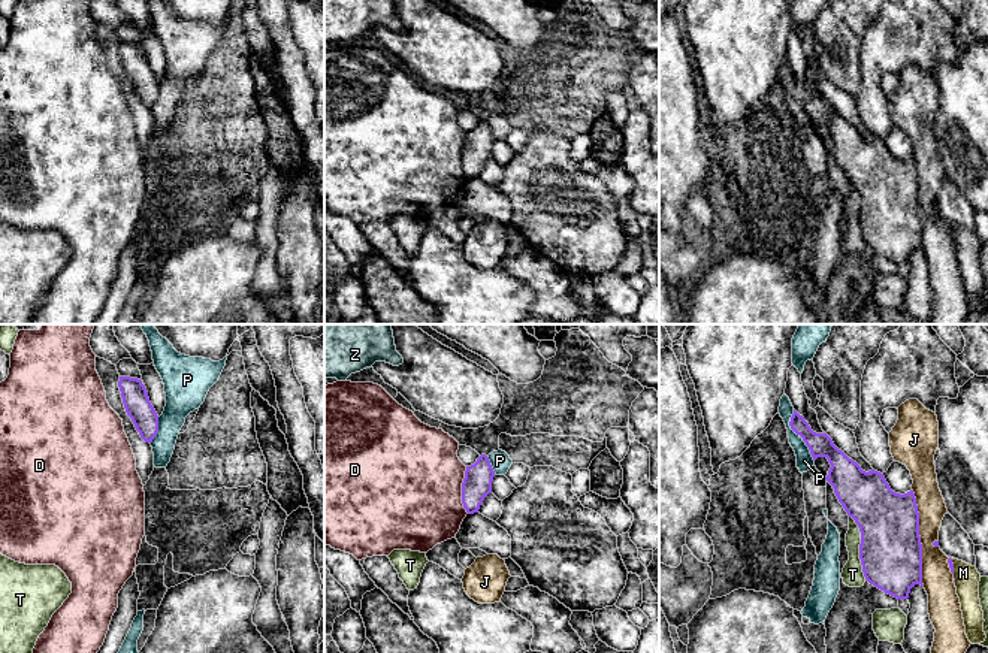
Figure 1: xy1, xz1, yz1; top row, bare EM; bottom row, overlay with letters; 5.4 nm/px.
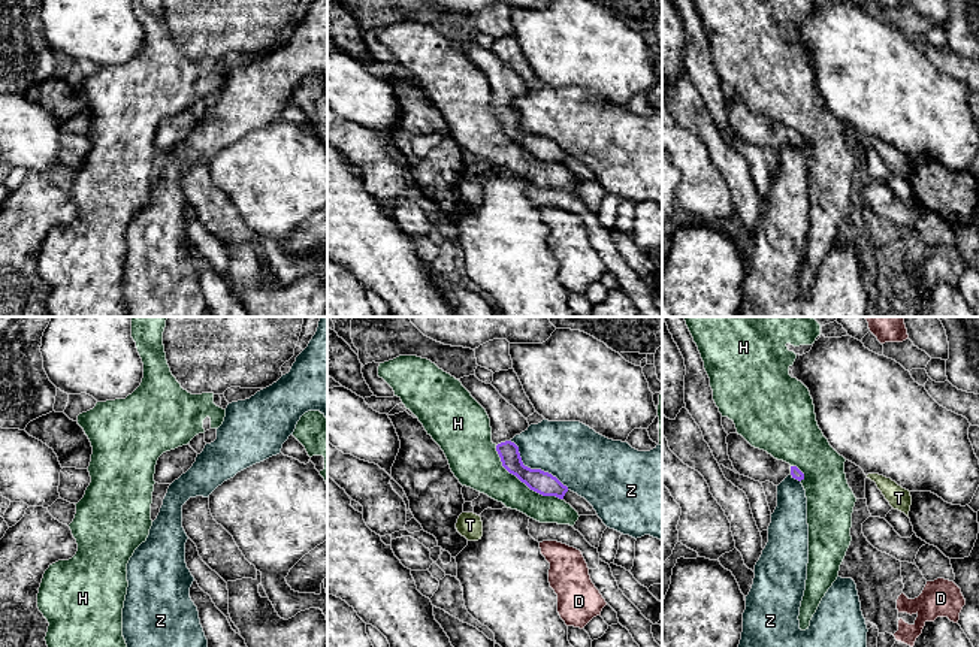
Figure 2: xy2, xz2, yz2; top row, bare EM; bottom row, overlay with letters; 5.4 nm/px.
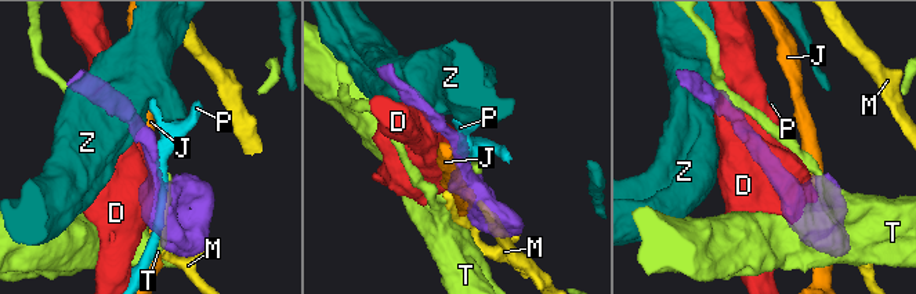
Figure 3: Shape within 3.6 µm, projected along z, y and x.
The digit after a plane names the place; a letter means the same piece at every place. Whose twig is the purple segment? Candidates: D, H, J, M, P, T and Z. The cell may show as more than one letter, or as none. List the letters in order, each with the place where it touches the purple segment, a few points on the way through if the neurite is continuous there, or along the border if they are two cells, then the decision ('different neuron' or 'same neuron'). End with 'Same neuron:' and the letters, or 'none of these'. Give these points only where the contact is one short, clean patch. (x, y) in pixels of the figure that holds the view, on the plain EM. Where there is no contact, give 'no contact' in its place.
D: contact xz1 (462, 156); different neuron
H: contact xz2 (522, 147); different neuron
J: contact yz1 (919, 202); different neuron
M: contact yz1 (952, 230); different neuron
P: contact yz1 (798, 99); border yz1 (792, 75), (789, 91), (801, 103), (813, 126); different neuron
T: contact yz1 (860, 212); different neuron
Z: contact xz2 (534, 135); different neuron
Same neuron: none of these

